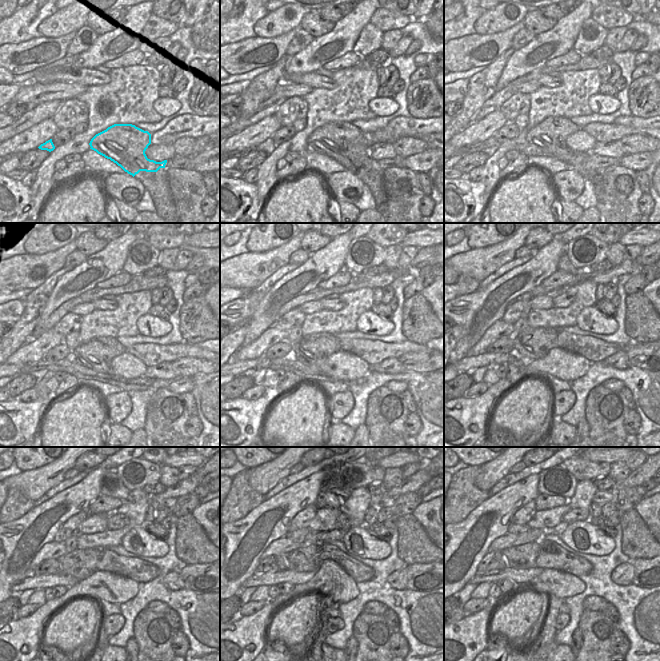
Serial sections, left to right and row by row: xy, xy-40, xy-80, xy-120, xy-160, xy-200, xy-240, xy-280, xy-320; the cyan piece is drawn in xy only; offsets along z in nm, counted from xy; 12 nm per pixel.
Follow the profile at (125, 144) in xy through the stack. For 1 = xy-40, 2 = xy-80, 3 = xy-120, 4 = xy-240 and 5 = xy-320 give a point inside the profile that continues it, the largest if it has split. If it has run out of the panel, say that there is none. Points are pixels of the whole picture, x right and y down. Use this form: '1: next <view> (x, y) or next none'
1: next xy-40 (342, 141)
2: next xy-80 (547, 138)
3: next xy-120 (92, 361)
4: next xy-240 (80, 564)
5: next xy-320 (523, 556)

